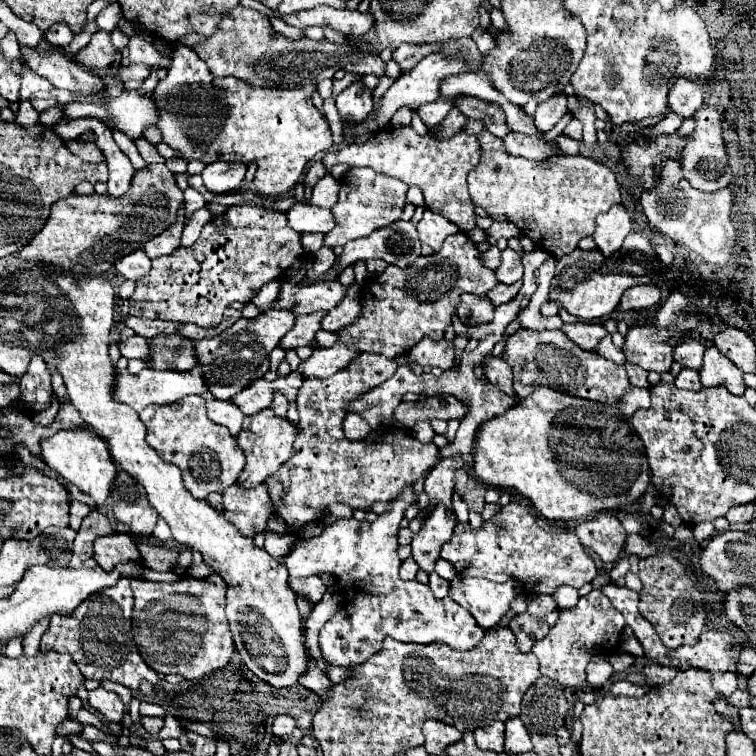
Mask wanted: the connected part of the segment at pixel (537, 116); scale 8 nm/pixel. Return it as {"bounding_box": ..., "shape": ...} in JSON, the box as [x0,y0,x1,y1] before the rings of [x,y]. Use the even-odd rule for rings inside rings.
{"bounding_box":[534,95,566,131],"shape":[[[552,95],[548,101],[538,103],[534,111],[534,123],[538,131],[550,131],[560,117],[566,115],[566,97],[564,95]]]}

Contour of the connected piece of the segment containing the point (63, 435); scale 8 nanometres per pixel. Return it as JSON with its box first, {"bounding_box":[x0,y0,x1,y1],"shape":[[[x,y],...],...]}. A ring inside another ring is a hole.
{"bounding_box":[40,429,118,507],"shape":[[[68,429],[48,439],[42,439],[40,445],[42,445],[42,459],[50,469],[60,473],[64,479],[76,485],[82,493],[90,495],[98,507],[102,507],[108,501],[118,469],[112,463],[108,445],[100,435],[96,435],[92,429]]]}

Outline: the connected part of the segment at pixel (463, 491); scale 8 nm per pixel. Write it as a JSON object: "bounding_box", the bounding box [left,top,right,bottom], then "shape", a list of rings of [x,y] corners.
{"bounding_box":[454,467,486,513],"shape":[[[462,467],[456,471],[454,489],[458,491],[458,495],[468,505],[470,511],[476,511],[476,513],[484,511],[486,487],[482,483],[476,483],[476,479],[472,479],[472,471],[468,467]]]}

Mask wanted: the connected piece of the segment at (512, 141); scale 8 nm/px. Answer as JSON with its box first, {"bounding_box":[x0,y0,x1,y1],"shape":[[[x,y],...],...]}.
{"bounding_box":[502,133,552,161],"shape":[[[508,133],[506,137],[502,137],[502,143],[504,143],[506,151],[514,157],[542,161],[552,155],[552,147],[548,147],[548,143],[536,143],[536,139],[528,139],[526,135]]]}

